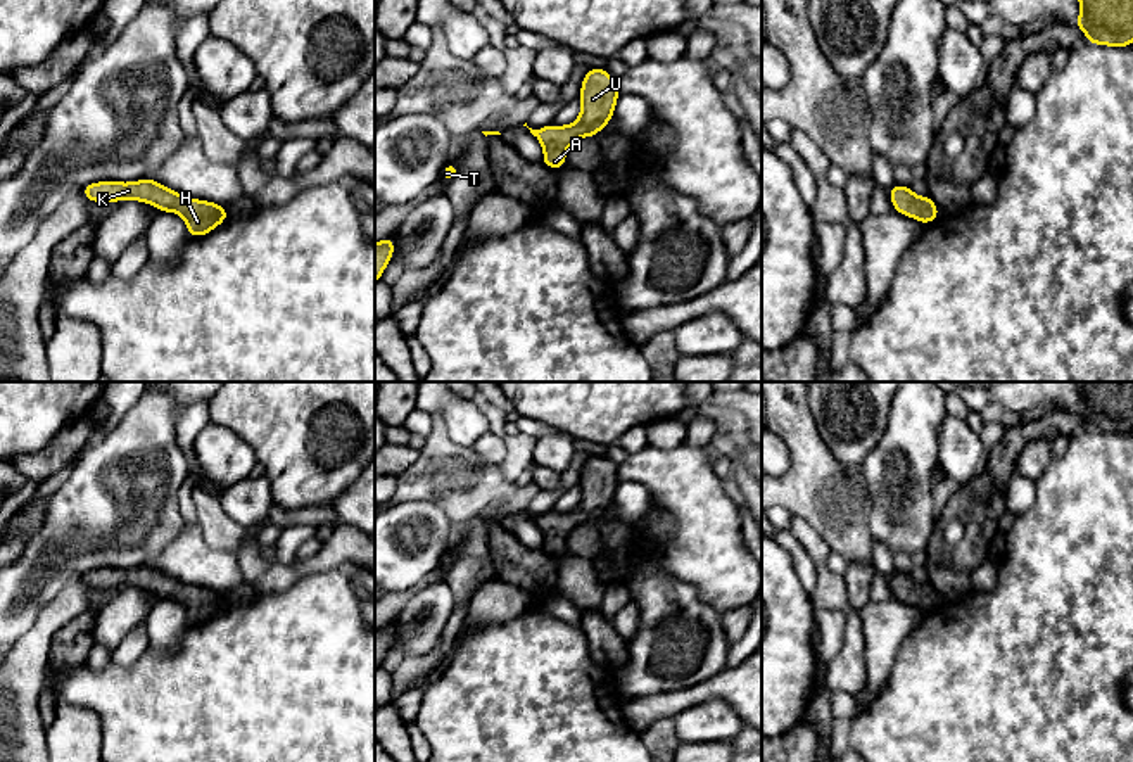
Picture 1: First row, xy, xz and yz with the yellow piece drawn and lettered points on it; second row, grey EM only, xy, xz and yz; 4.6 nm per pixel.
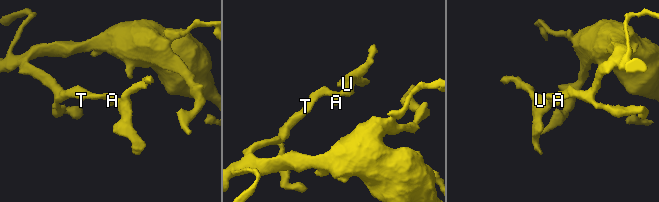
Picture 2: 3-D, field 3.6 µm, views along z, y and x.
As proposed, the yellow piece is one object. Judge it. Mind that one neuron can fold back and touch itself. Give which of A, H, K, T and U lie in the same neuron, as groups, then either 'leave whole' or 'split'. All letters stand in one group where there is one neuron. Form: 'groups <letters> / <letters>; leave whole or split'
groups A H K T U; leave whole

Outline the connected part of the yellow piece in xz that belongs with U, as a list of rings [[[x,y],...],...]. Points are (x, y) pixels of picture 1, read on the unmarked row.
[[[591,454],[582,467],[579,482],[582,498],[575,510],[568,513],[549,511],[539,517],[529,515],[544,534],[541,549],[553,556],[563,556],[568,534],[582,524],[591,525],[599,520],[611,506],[618,484],[617,467],[606,456]]]

